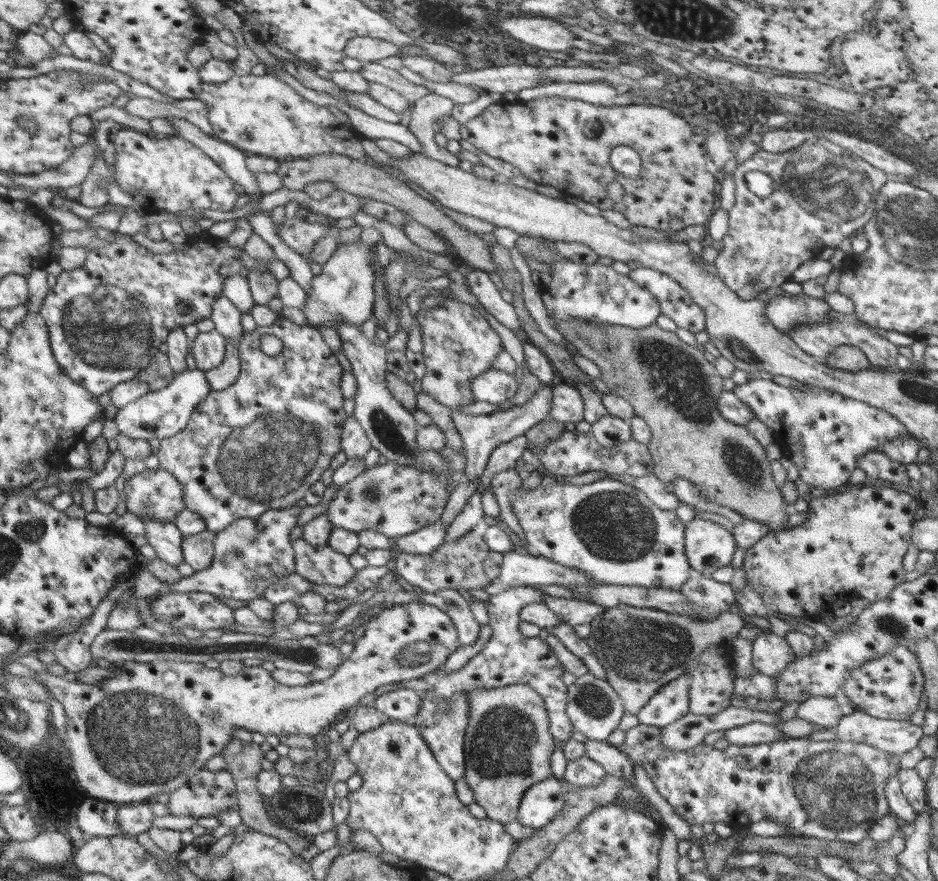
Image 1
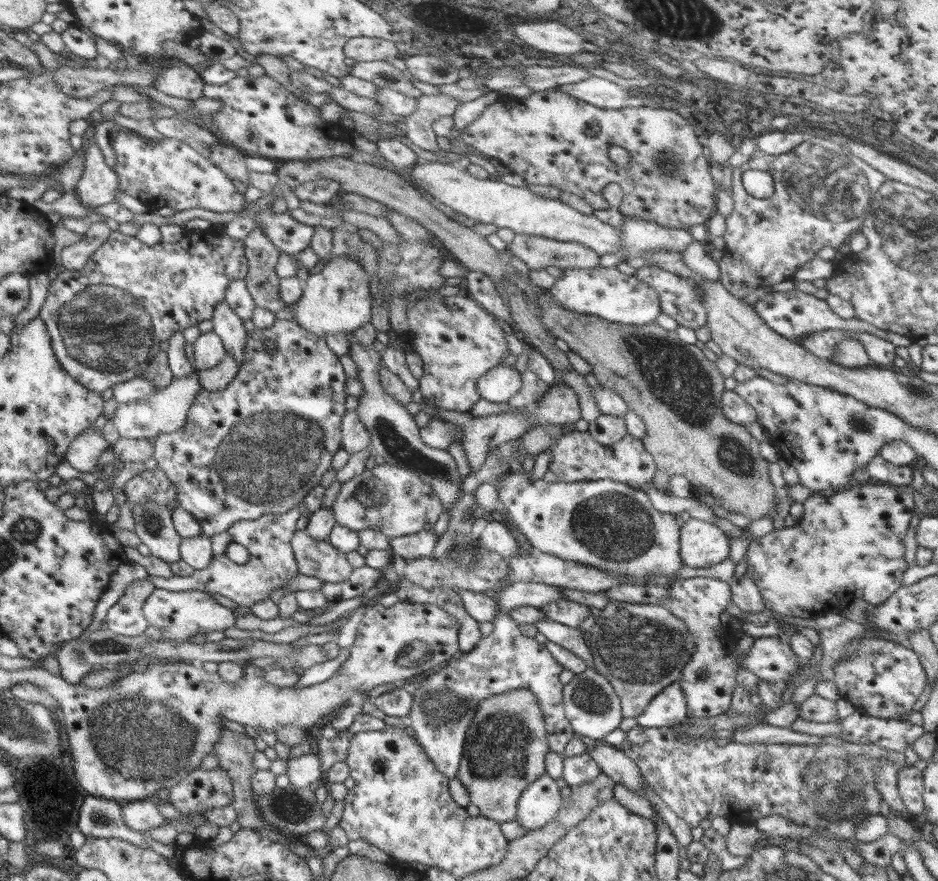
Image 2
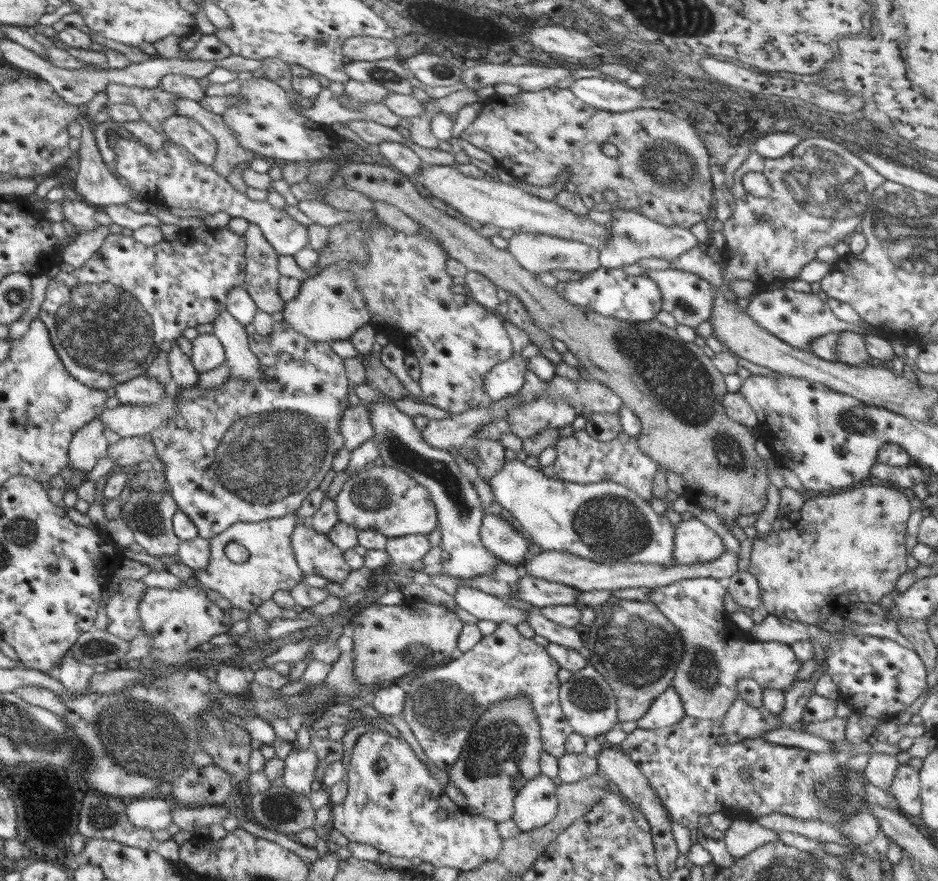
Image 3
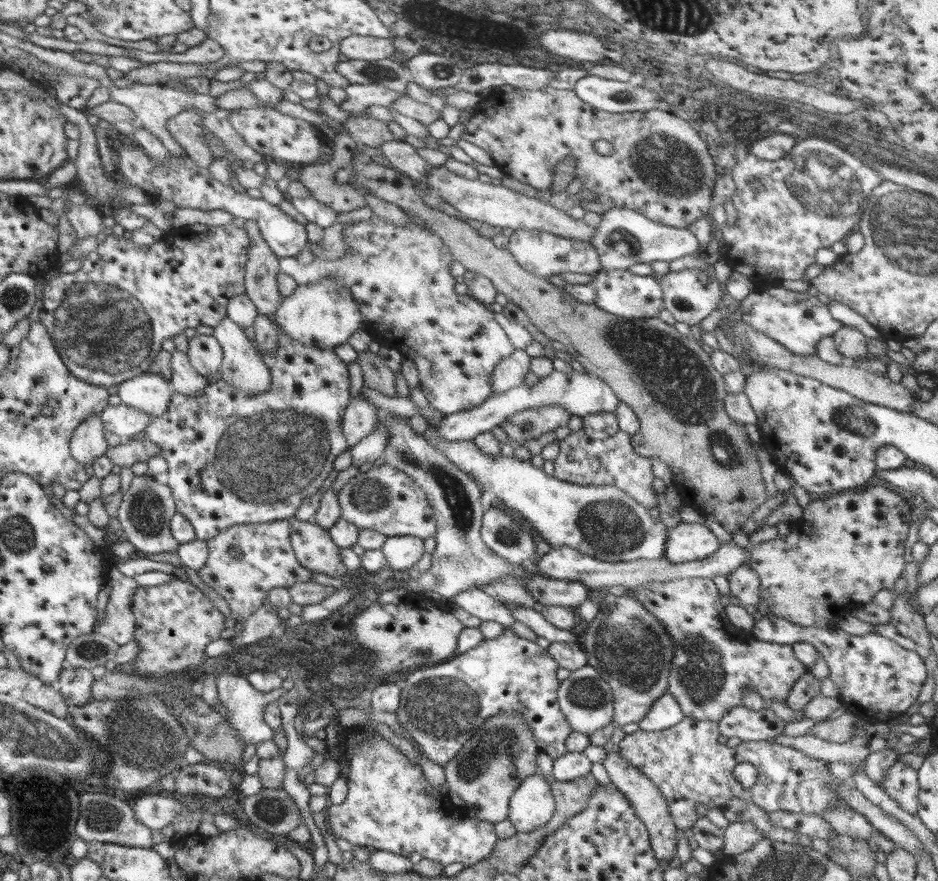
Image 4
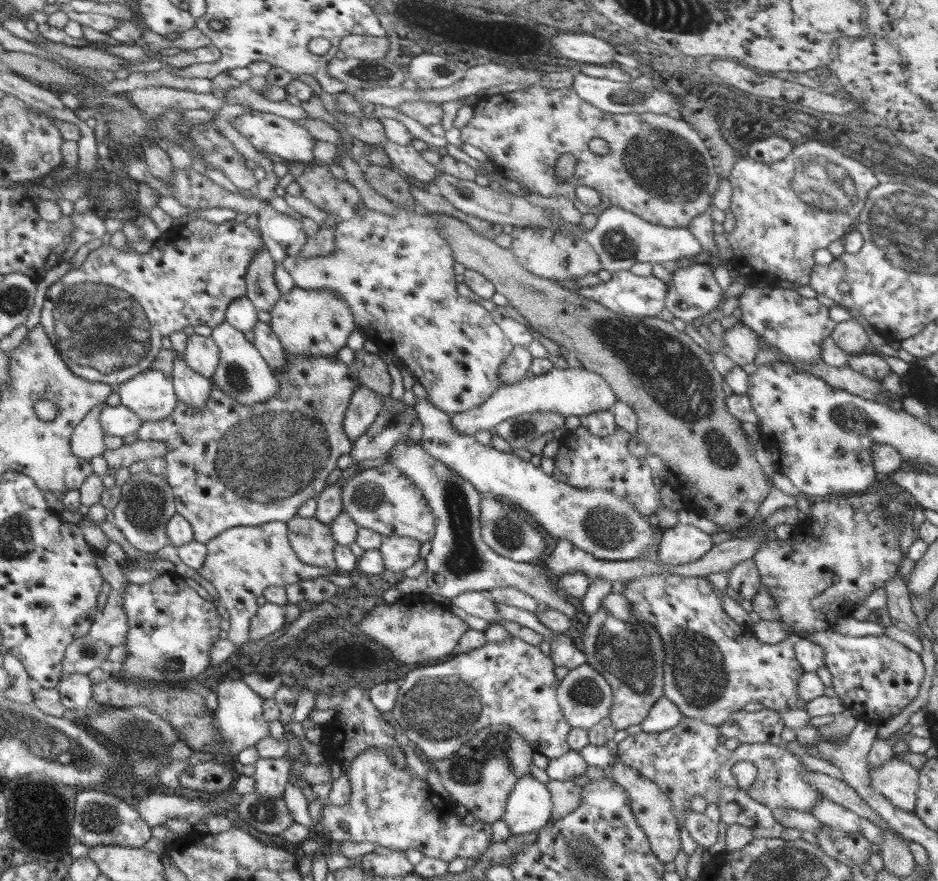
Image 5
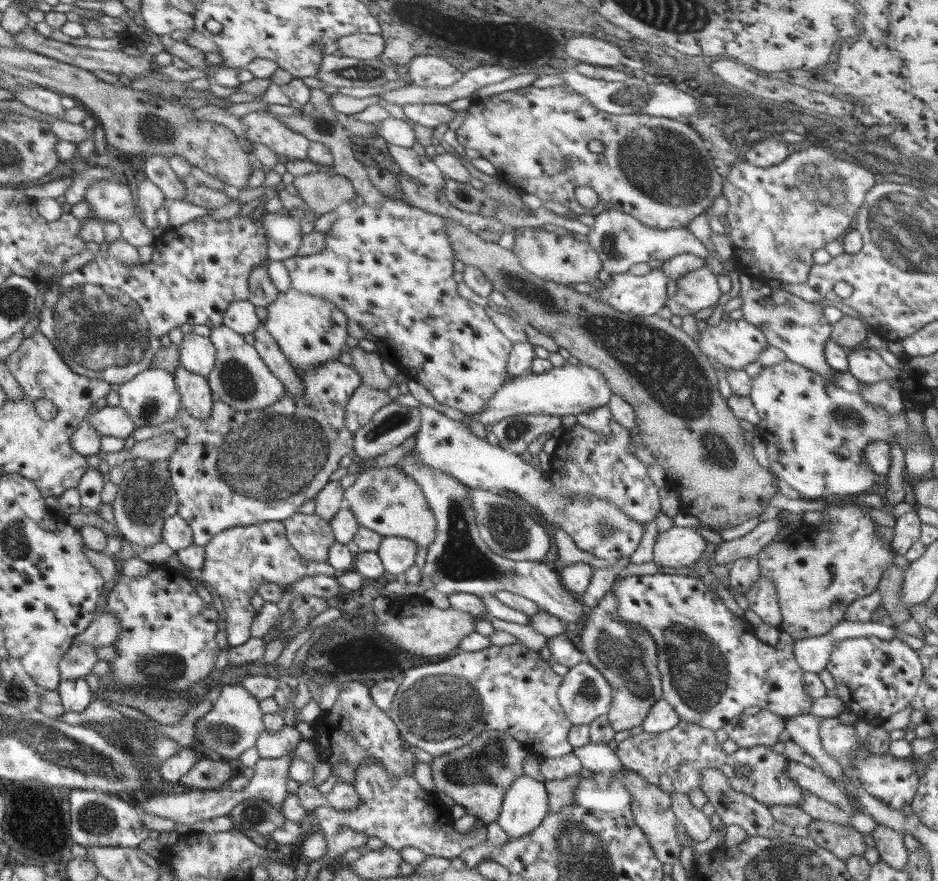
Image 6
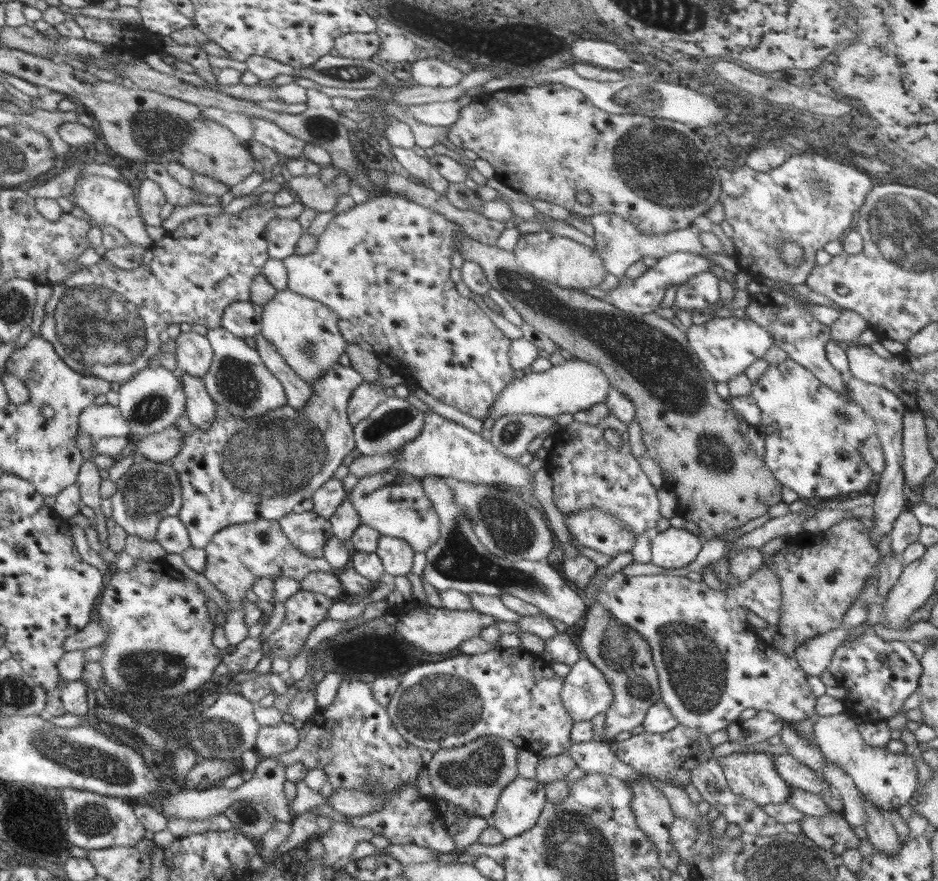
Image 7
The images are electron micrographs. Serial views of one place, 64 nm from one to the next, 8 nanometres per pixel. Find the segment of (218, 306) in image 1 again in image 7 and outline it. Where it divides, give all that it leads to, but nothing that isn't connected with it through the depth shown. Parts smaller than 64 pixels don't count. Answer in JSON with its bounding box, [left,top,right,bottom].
[202,326,287,420]

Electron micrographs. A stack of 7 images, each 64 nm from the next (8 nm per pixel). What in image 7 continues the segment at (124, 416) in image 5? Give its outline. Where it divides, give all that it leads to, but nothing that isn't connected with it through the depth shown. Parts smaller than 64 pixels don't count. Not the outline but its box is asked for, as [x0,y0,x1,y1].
[78,403,130,440]

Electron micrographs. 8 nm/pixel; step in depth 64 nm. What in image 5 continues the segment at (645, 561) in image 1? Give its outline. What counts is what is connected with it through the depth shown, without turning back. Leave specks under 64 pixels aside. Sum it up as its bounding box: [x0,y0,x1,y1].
[414,398,662,561]

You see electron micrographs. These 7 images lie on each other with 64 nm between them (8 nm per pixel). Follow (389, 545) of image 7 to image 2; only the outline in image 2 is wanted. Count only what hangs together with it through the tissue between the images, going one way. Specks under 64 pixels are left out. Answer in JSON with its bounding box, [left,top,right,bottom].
[389,530,438,560]

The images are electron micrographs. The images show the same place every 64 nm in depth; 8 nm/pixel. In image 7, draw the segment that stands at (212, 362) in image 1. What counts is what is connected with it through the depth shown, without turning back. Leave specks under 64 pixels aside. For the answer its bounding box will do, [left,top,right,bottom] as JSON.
[175,330,213,379]

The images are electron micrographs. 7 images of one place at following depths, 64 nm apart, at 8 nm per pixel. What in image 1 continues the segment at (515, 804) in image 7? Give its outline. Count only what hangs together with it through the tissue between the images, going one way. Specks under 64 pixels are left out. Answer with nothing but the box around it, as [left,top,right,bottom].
[517,777,564,829]

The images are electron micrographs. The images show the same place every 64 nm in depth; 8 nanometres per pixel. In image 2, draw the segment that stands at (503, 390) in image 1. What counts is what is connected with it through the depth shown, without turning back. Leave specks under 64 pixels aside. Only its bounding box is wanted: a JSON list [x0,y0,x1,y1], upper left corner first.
[477,366,522,402]

